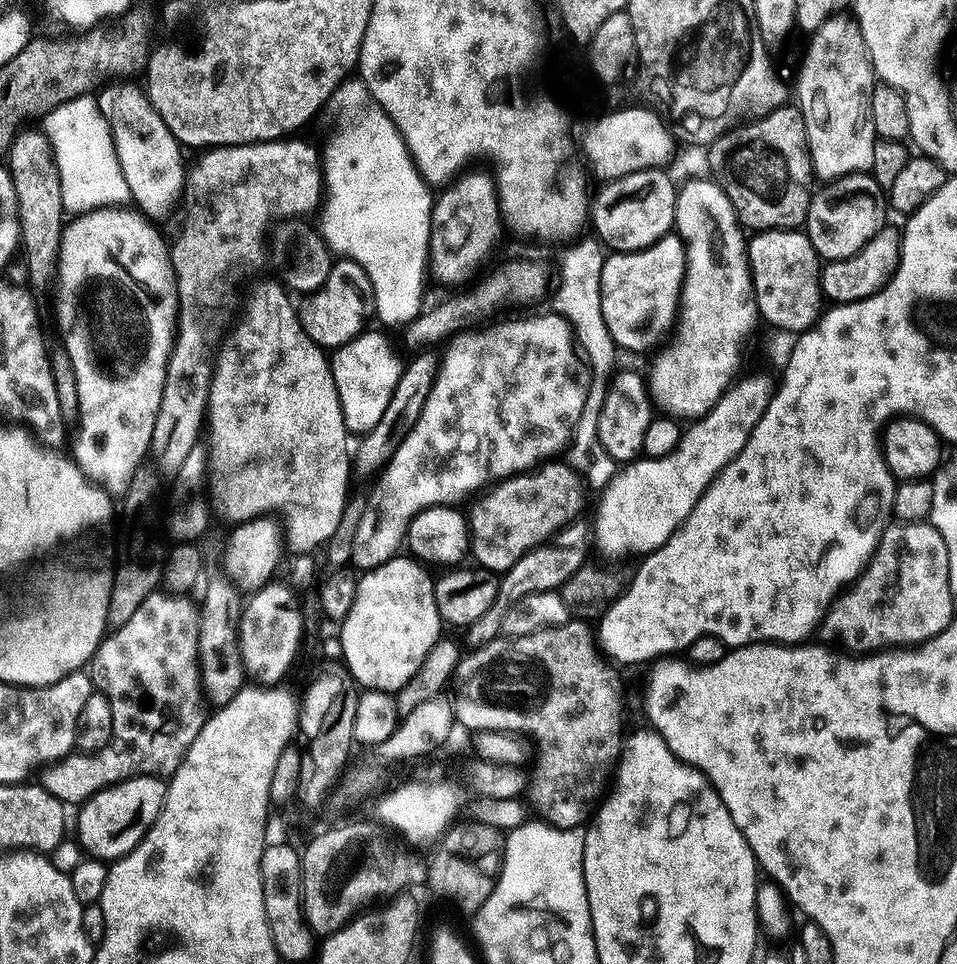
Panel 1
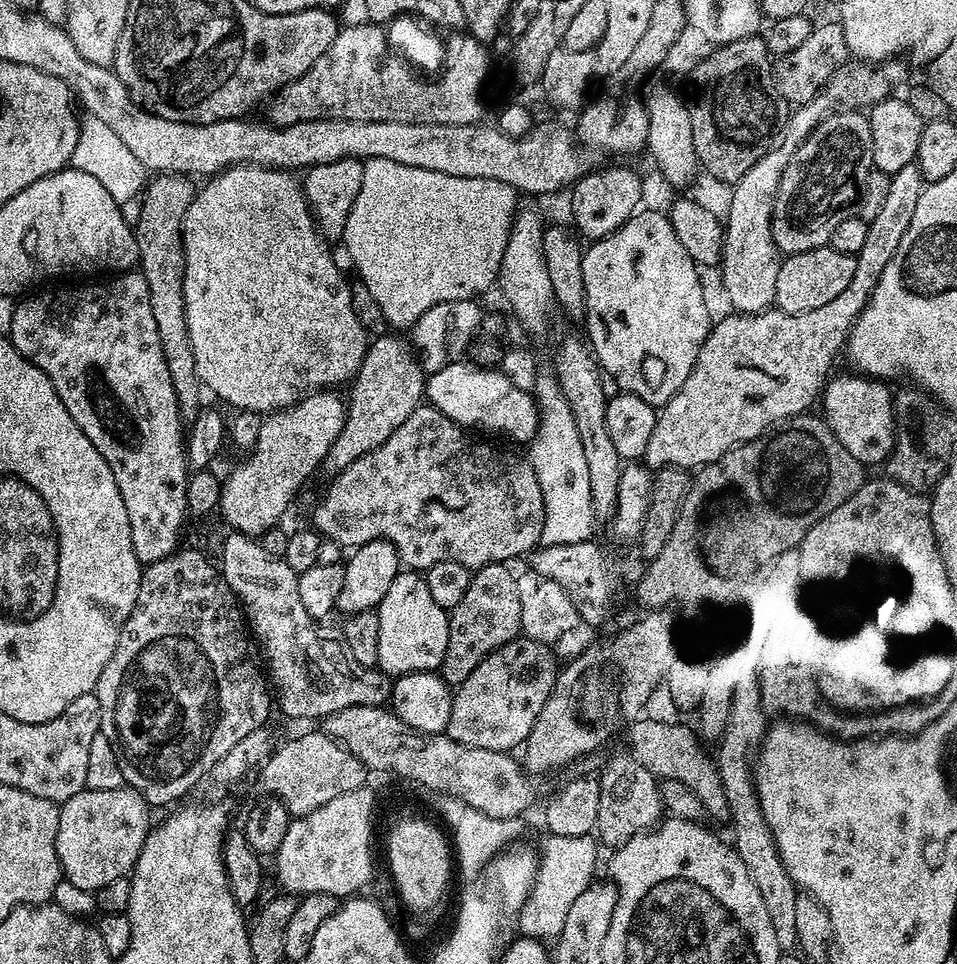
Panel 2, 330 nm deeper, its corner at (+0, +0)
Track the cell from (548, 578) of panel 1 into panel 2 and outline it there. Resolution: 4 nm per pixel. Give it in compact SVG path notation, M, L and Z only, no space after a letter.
M916 163L902 166L902 170L891 173L890 190L878 210L878 218L868 221L866 242L862 250L855 254L854 278L850 278L850 286L846 286L846 290L842 290L842 294L838 294L834 302L826 302L826 306L818 306L818 310L802 314L786 314L779 310L731 314L732 316L724 316L717 324L715 321L709 327L708 337L702 342L698 358L690 370L690 378L682 382L678 394L674 394L674 398L670 398L670 402L662 405L656 413L654 434L650 434L650 446L646 446L643 459L649 469L699 470L722 458L722 454L726 454L731 448L758 438L769 428L791 417L807 413L811 409L808 407L815 400L817 403L833 371L831 368L836 355L845 351L848 336L856 325L856 317L860 316L868 304L874 286L878 286L878 278L882 278L882 270L886 270L886 262L894 258L894 250L898 250L902 234L906 234L910 227L910 218L914 218L914 209L918 206L918 198L922 198L925 183L922 170Z

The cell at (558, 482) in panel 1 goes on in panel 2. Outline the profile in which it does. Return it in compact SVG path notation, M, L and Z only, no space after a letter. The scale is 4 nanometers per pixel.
M421 406L382 442L372 452L362 454L350 466L346 466L340 472L331 477L332 481L324 488L324 493L320 496L320 501L312 508L311 527L320 533L326 540L338 542L341 549L351 550L362 546L366 542L375 540L385 540L394 546L398 554L401 565L408 570L427 570L434 566L434 562L462 562L470 570L475 570L487 564L503 564L512 562L515 556L527 557L540 544L542 538L542 526L544 525L544 499L542 498L542 486L538 486L538 478L534 474L531 463L523 455L515 456L512 452L503 452L500 448L491 448L488 444L483 444L480 440L471 440L469 433L461 428L446 414L442 414L431 406Z

